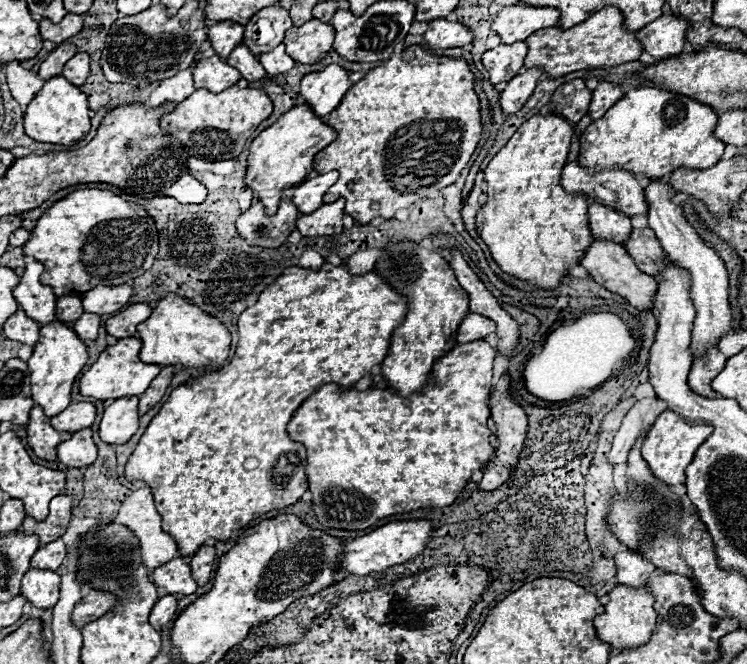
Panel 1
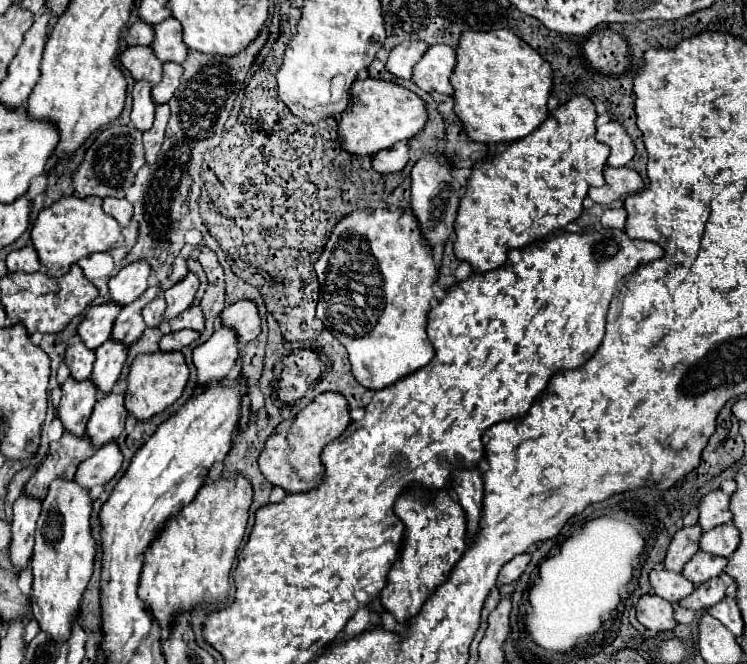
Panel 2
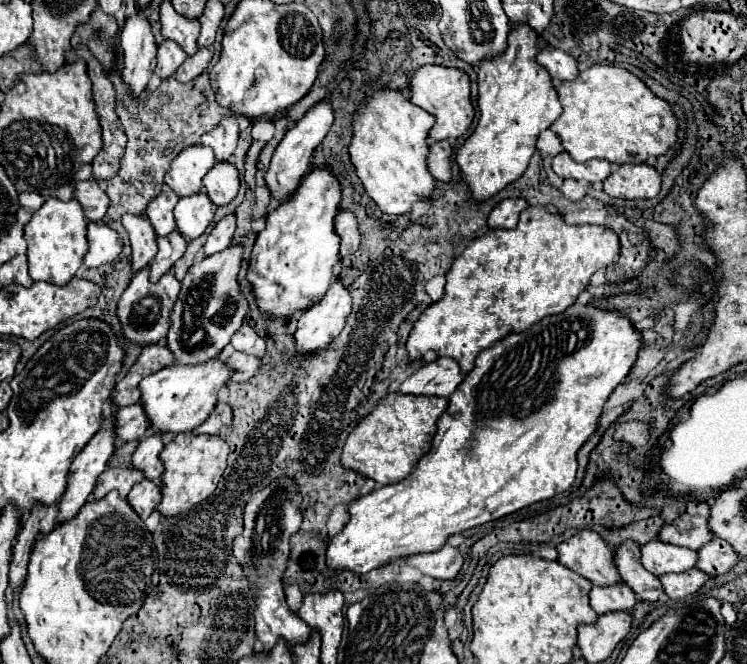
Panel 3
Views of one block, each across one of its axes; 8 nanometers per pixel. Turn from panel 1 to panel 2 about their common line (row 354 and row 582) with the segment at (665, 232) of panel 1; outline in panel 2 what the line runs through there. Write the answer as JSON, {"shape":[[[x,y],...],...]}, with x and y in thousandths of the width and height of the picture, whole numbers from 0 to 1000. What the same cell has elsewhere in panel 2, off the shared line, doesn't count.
{"shape":[[[932,831],[921,843],[921,849],[913,858],[913,864],[929,880],[940,880],[940,877],[945,877],[950,870],[964,867],[969,861],[969,855],[972,855],[972,846],[975,846],[972,840],[964,840],[964,837],[956,837],[956,834],[945,834],[945,831]]]}

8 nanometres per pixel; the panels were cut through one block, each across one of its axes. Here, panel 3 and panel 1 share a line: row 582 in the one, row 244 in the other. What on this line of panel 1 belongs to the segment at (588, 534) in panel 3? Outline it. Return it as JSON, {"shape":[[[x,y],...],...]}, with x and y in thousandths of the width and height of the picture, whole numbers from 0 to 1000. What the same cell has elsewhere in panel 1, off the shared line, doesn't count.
{"shape":[[[798,361],[782,383],[779,389],[779,401],[790,410],[790,416],[803,428],[809,431],[811,437],[838,449],[838,455],[843,461],[849,461],[854,470],[865,470],[865,467],[873,467],[876,464],[876,446],[878,446],[878,437],[881,437],[881,425],[878,419],[862,413],[851,395],[841,386],[838,373],[830,370],[830,367],[822,367],[822,364],[814,364],[814,361]]]}

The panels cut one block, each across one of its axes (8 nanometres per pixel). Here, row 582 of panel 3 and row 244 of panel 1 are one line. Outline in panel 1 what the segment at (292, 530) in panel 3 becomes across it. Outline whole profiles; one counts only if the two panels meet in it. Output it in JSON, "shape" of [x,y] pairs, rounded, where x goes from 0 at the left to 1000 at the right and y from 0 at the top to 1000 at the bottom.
{"shape":[[[388,301],[378,304],[367,325],[356,325],[353,310],[348,304],[340,304],[316,331],[316,343],[319,343],[319,352],[335,370],[372,373],[383,364],[388,349],[396,346],[399,325],[402,325],[402,319],[394,313],[394,307]]]}

